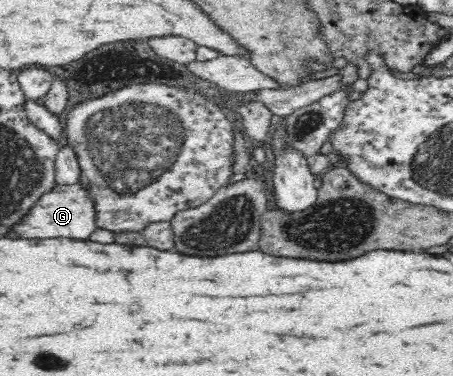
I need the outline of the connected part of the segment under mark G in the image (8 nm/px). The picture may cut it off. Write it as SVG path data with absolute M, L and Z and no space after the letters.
M84 181L60 184L38 199L38 203L24 220L26 224L22 224L22 228L16 228L16 232L22 238L88 238L96 230L96 216L95 199Z

